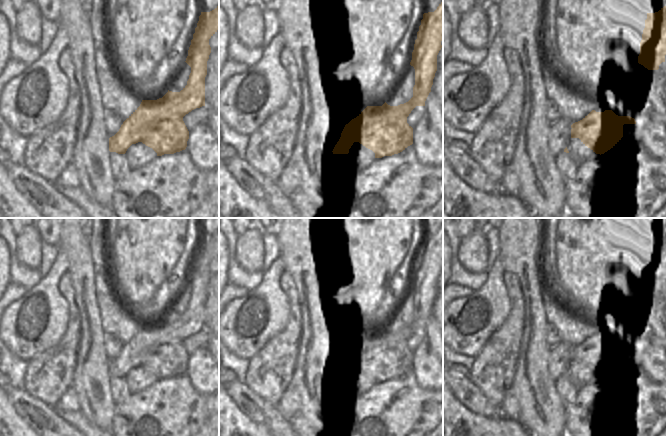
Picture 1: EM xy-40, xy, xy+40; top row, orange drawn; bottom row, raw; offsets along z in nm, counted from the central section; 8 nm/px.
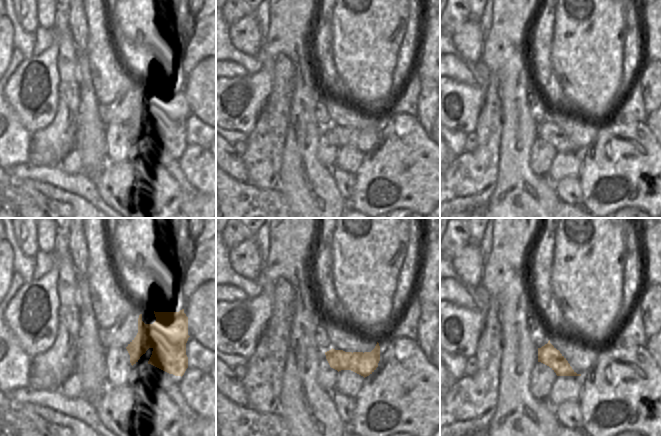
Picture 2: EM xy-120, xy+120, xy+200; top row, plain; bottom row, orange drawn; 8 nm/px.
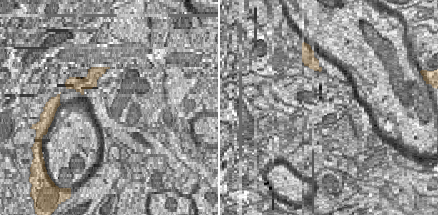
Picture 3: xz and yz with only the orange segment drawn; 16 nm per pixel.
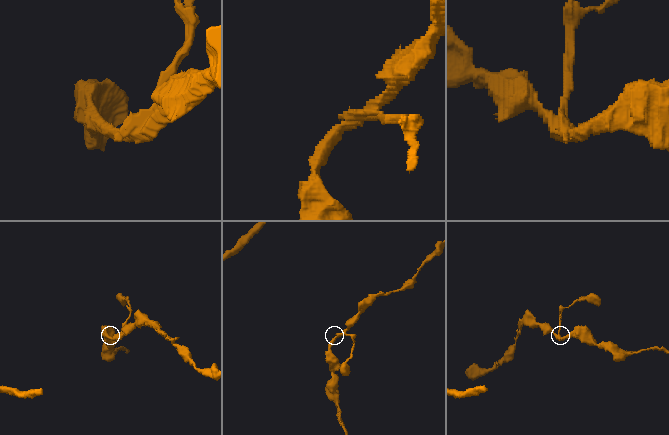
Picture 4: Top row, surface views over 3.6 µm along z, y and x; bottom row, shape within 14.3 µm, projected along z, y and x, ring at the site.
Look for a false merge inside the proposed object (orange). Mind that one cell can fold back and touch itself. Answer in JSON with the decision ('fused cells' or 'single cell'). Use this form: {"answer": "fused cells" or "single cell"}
{"answer": "fused cells"}

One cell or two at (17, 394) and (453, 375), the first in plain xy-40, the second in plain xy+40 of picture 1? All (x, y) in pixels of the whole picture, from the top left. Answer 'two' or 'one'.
one

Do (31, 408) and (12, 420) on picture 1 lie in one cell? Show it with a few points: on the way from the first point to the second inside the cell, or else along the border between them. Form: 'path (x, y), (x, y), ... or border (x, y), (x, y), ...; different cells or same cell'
border (10, 400), (14, 410), (29, 425); different cells

